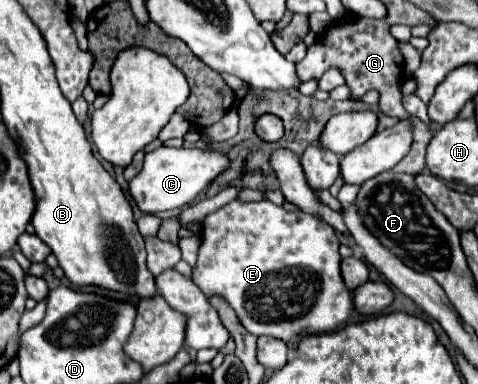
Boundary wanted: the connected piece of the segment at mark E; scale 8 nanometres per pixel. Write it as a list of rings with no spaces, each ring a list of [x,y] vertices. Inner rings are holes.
[[[232,200],[230,204],[226,204],[224,208],[216,210],[214,214],[208,214],[202,222],[202,248],[200,248],[200,254],[198,254],[198,264],[194,268],[194,274],[192,274],[192,282],[206,294],[220,294],[228,300],[228,304],[236,310],[242,326],[256,334],[256,336],[274,336],[274,338],[280,338],[284,342],[292,340],[294,336],[300,336],[300,334],[322,334],[322,332],[330,332],[330,330],[338,330],[346,324],[346,320],[354,314],[354,292],[350,288],[346,288],[344,280],[342,280],[342,272],[340,272],[340,242],[334,234],[334,228],[328,226],[324,220],[318,220],[314,218],[312,214],[306,214],[306,212],[286,212],[284,208],[272,204],[270,200],[260,200],[260,202],[250,202],[250,204],[242,204],[238,200]]]

